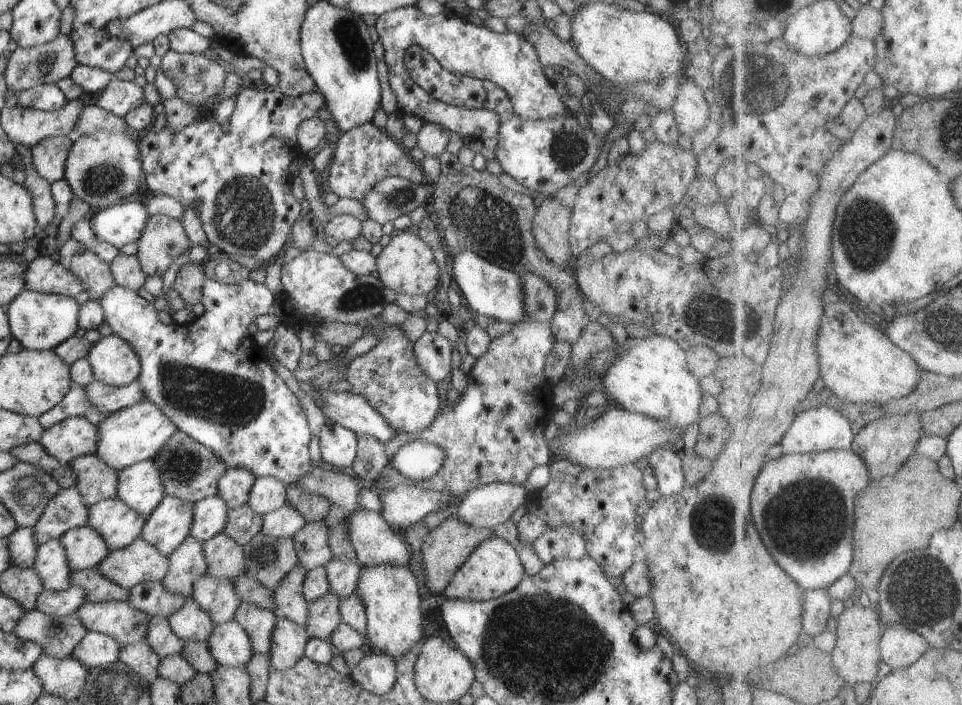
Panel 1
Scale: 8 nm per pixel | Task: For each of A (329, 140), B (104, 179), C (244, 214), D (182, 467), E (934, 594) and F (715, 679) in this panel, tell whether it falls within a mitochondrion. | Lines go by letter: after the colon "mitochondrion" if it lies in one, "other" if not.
A: other
B: mitochondrion
C: mitochondrion
D: mitochondrion
E: mitochondrion
F: other

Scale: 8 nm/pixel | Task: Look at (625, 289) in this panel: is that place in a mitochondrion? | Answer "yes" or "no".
no

